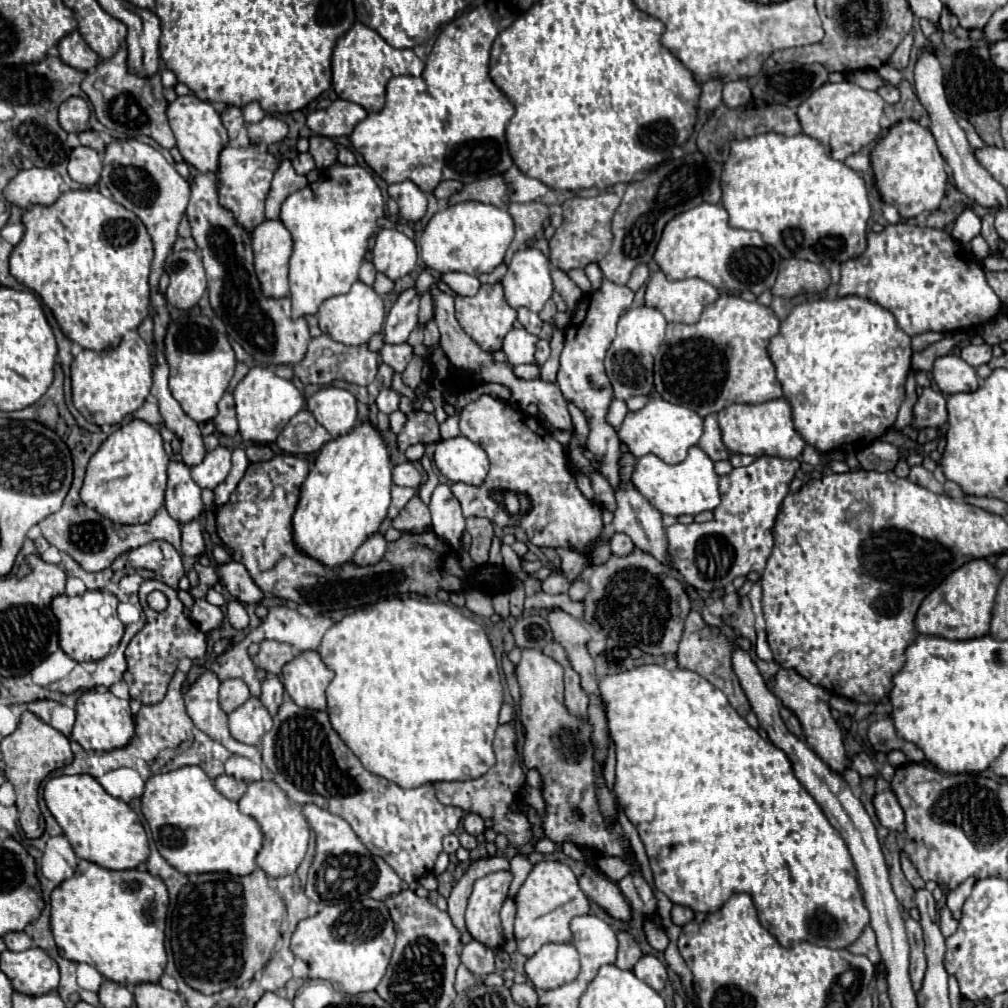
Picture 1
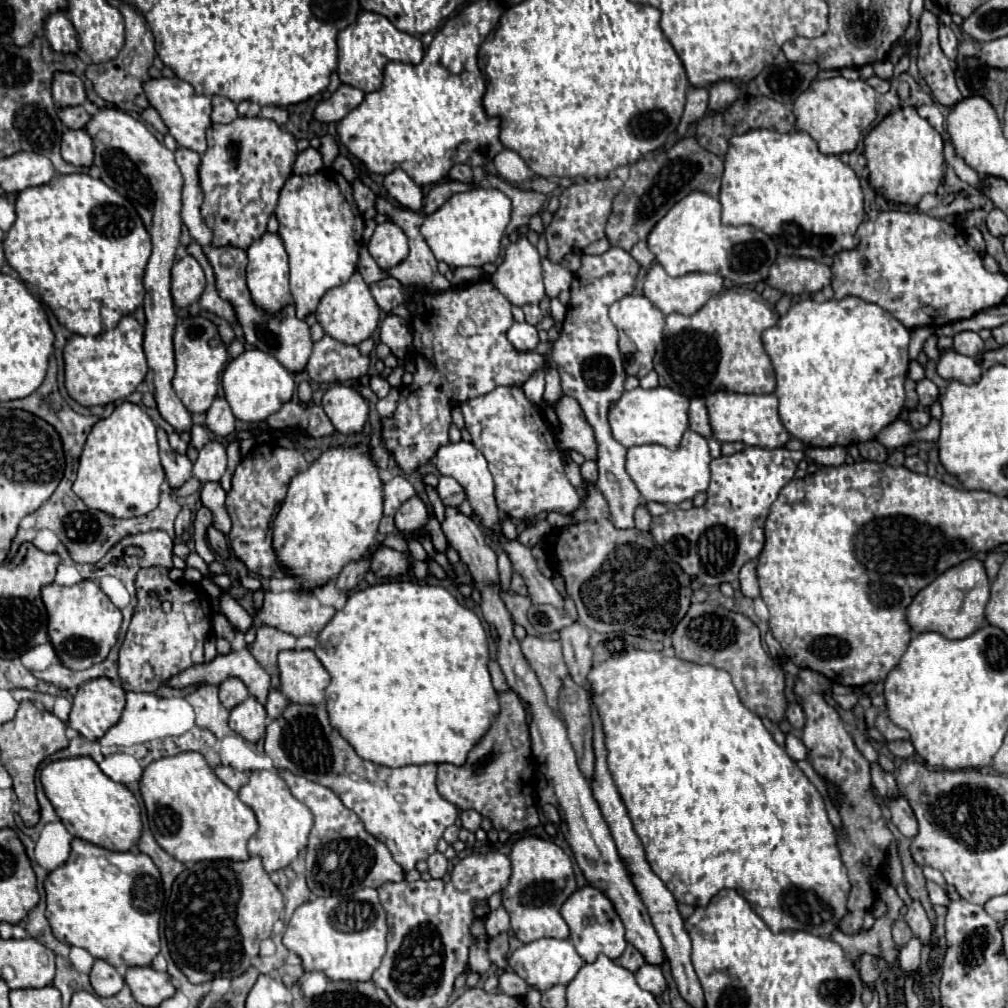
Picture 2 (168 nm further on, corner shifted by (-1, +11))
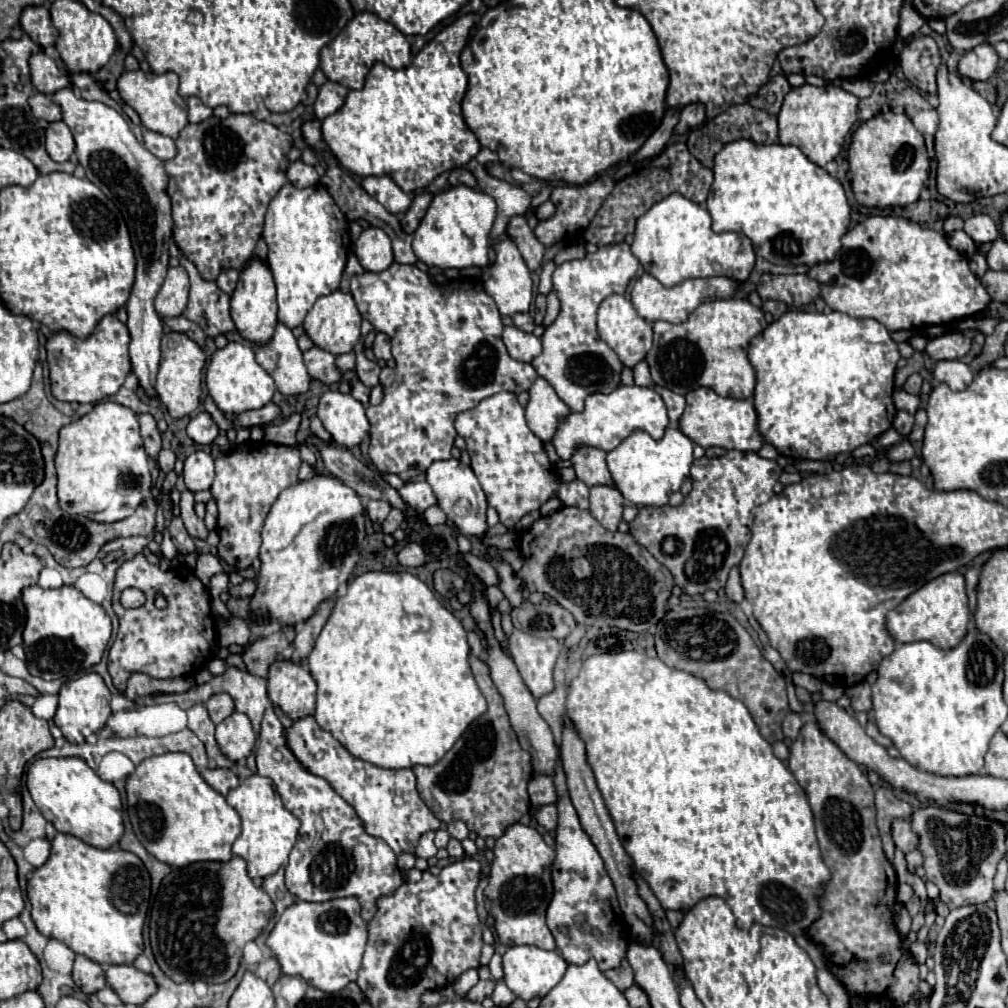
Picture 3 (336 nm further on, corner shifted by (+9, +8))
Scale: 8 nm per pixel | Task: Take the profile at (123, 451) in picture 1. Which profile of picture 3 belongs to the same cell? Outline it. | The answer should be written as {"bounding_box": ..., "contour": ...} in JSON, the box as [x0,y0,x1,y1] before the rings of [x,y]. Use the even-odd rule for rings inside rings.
{"bounding_box":[55,402,151,522],"contour":[[[115,402],[95,404],[89,414],[61,428],[59,446],[55,454],[55,470],[57,470],[59,506],[67,514],[81,514],[95,522],[117,522],[131,516],[137,510],[137,506],[145,500],[151,488],[149,458],[139,434],[137,414]]]}

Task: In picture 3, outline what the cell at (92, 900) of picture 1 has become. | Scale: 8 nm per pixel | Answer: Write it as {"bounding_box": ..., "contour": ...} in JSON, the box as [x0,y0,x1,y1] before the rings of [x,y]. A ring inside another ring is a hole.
{"bounding_box":[27,832,149,964],"contour":[[[57,832],[51,844],[49,860],[33,870],[27,884],[27,898],[31,902],[31,916],[37,930],[47,938],[57,938],[65,942],[75,954],[83,954],[99,964],[133,964],[133,960],[143,952],[143,922],[149,906],[149,872],[143,862],[127,850],[109,848],[99,850],[83,840]]]}

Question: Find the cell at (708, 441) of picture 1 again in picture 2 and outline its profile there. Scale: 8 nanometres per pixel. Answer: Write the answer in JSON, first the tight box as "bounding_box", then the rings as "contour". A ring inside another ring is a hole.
{"bounding_box":[689,399,711,437],"contour":[[[691,399],[691,407],[689,407],[689,427],[703,435],[703,437],[711,437],[711,423],[709,423],[709,413],[705,407],[703,399]]]}

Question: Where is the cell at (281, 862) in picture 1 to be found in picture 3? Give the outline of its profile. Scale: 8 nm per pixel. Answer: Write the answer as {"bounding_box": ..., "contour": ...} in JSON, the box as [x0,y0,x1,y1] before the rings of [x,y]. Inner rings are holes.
{"bounding_box":[225,774,299,878],"contour":[[[259,774],[245,778],[235,790],[227,794],[225,800],[241,816],[241,834],[233,842],[233,854],[241,856],[247,862],[247,874],[251,878],[265,878],[269,874],[275,874],[283,864],[287,864],[289,852],[295,846],[299,820],[283,806],[271,780]]]}

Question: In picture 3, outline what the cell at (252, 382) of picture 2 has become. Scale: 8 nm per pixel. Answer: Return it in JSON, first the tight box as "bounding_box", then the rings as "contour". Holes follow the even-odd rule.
{"bounding_box":[205,342,275,416],"contour":[[[229,342],[225,348],[215,350],[211,362],[205,372],[205,384],[209,394],[213,396],[217,408],[227,414],[235,416],[245,410],[261,408],[271,402],[275,394],[273,378],[255,362],[255,352],[251,346],[243,346],[241,342]]]}

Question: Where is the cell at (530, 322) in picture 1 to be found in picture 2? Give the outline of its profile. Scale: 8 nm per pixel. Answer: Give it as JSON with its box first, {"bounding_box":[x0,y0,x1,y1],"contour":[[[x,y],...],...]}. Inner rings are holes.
{"bounding_box":[523,305,543,325],"contour":[[[523,305],[523,311],[525,311],[525,321],[531,325],[537,325],[543,319],[539,305]]]}

